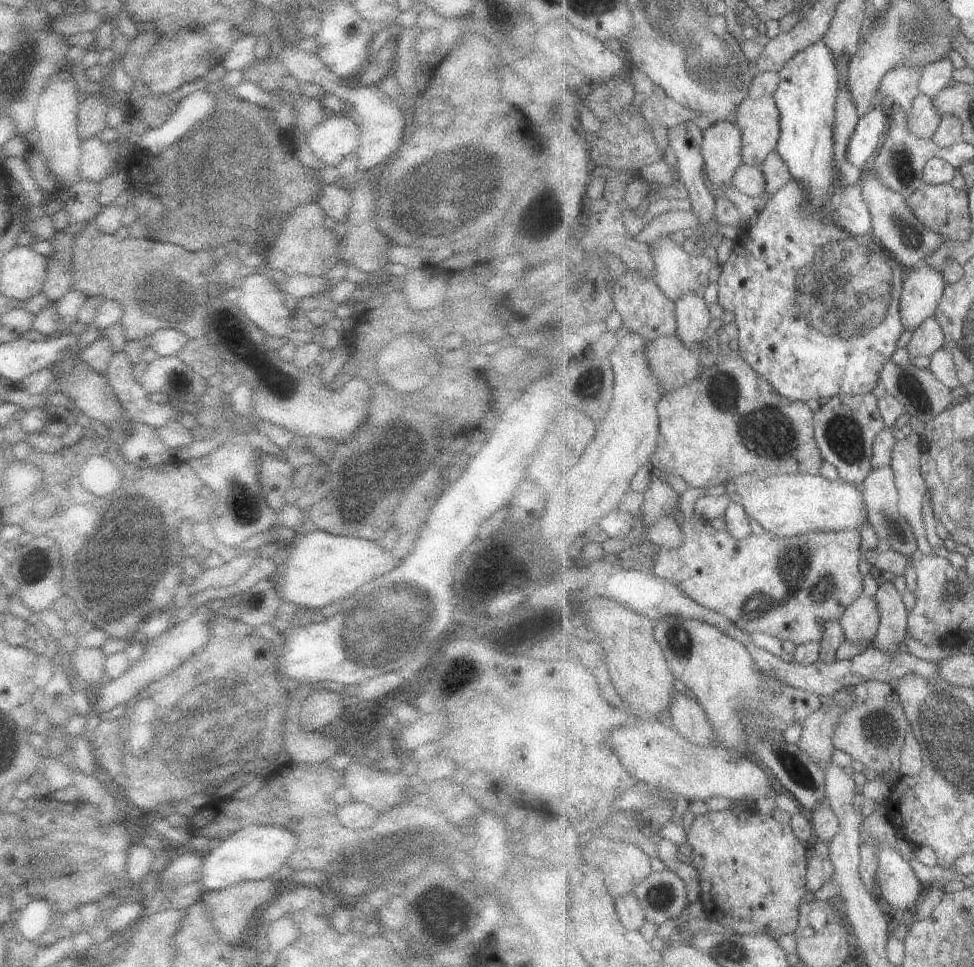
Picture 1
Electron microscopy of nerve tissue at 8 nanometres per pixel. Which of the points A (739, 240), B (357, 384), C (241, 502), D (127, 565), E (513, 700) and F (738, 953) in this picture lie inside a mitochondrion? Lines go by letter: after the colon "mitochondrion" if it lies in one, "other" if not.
A: other
B: other
C: mitochondrion
D: mitochondrion
E: other
F: mitochondrion

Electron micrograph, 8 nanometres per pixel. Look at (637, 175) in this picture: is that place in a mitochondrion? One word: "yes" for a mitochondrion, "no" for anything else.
no

